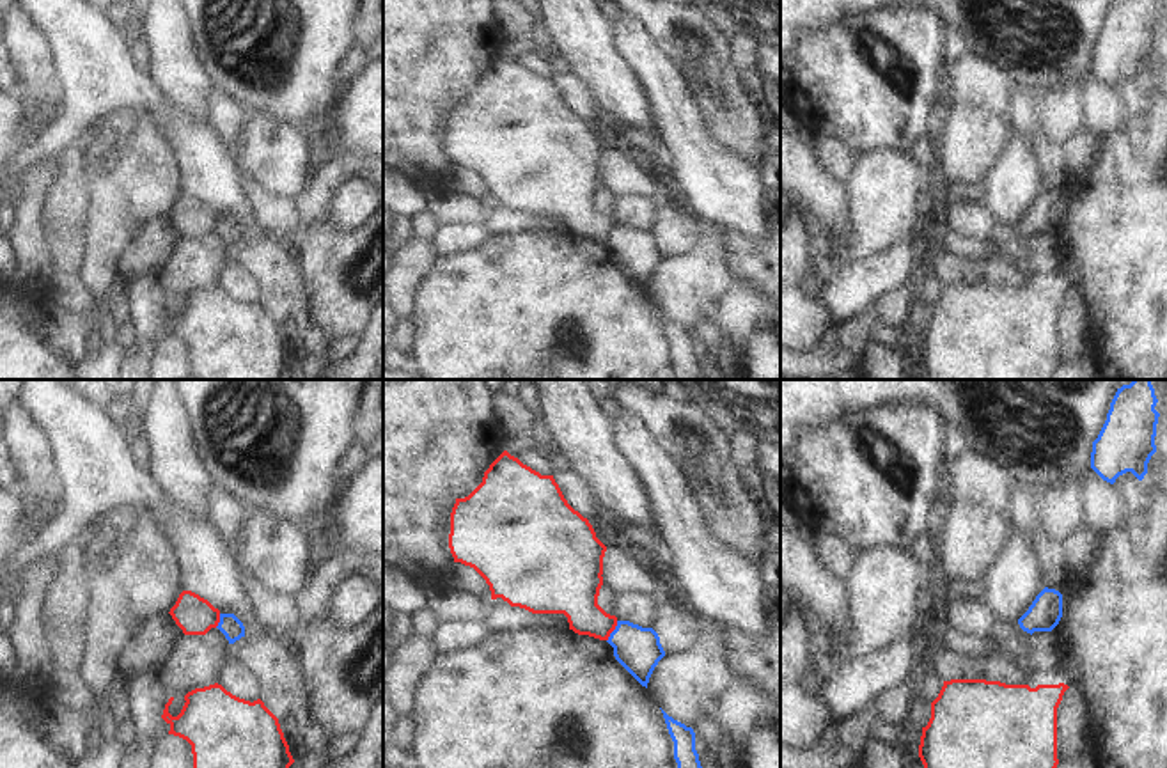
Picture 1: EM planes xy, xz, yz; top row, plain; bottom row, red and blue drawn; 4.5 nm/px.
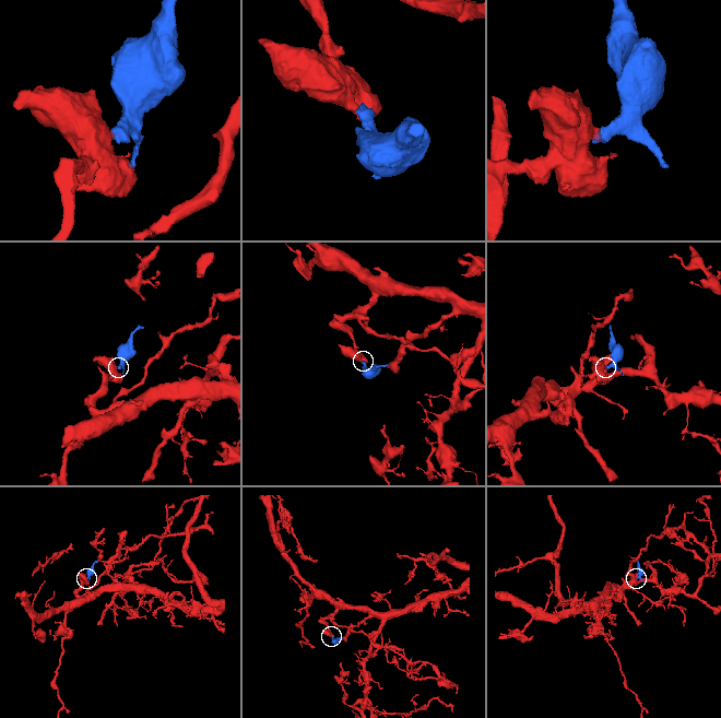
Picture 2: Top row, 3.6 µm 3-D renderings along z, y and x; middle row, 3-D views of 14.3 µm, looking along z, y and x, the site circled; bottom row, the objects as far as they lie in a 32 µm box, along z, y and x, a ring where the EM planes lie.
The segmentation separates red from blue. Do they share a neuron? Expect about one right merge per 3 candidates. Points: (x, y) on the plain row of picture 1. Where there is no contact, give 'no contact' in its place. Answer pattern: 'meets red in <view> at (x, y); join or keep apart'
meets red in xz at (612, 233); keep apart

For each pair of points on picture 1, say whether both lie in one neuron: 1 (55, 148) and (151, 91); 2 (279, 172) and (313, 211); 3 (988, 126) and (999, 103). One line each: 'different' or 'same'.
1: same
2: different
3: different

